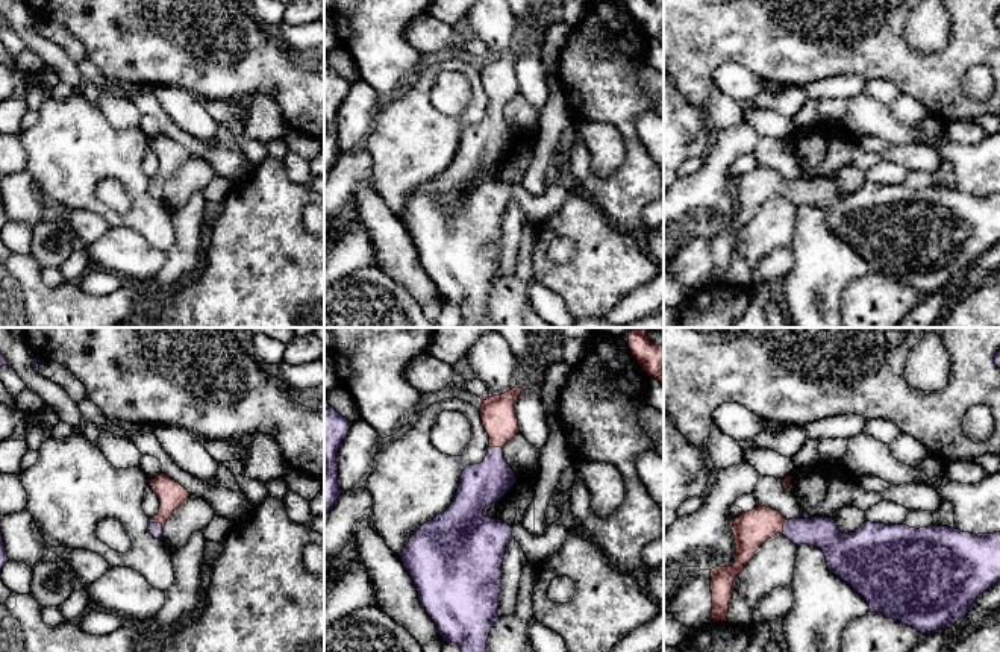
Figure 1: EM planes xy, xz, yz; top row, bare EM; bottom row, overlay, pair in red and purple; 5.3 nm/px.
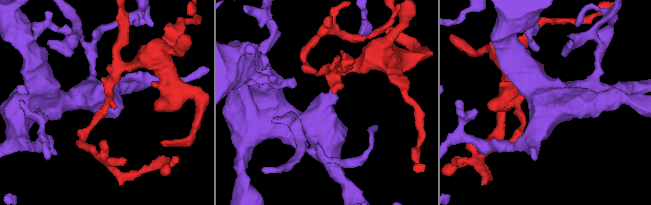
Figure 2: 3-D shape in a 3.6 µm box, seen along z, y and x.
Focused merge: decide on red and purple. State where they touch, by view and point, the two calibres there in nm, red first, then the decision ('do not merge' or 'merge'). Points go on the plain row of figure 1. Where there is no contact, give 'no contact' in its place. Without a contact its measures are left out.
xy (162, 187) | 150/70 nm | merge

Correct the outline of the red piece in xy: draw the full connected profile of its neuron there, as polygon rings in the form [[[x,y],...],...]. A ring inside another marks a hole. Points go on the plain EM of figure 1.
[[[161,133],[150,139],[150,147],[159,158],[159,173],[150,179],[148,191],[155,199],[164,197],[164,187],[170,176],[179,168],[189,156],[188,150],[179,143]]]

